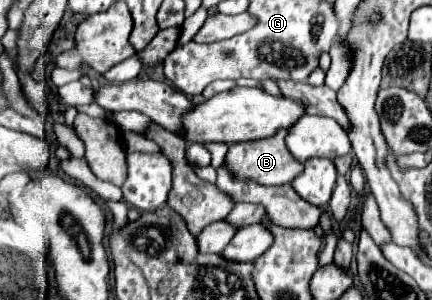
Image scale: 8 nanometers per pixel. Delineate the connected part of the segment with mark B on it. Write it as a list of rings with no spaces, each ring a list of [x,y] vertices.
[[[278,130],[274,136],[262,138],[260,142],[242,142],[240,146],[230,146],[224,162],[228,172],[234,174],[234,178],[252,180],[262,186],[280,186],[292,182],[300,174],[300,170],[304,170],[304,166],[296,162],[292,154],[288,154],[288,148],[284,146],[284,134],[286,130]]]

